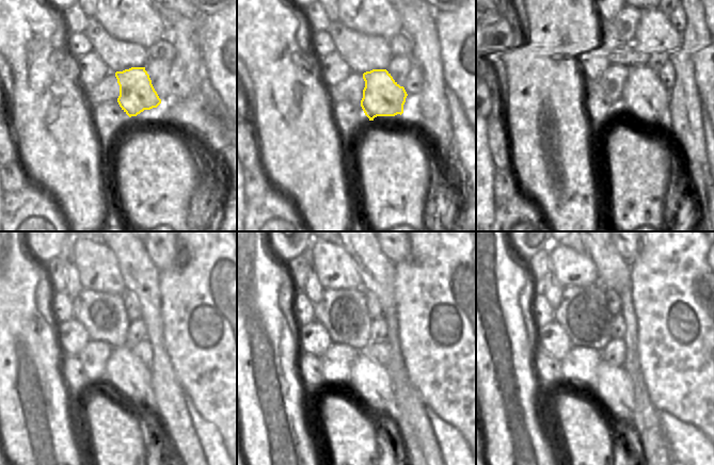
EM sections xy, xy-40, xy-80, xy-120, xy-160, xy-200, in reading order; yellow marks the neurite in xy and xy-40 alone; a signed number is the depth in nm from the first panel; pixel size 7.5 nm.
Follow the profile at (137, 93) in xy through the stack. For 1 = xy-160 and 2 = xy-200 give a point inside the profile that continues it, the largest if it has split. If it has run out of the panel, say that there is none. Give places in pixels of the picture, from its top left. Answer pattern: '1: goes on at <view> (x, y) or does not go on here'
1: goes on at xy-160 (370, 383)
2: goes on at xy-200 (614, 388)

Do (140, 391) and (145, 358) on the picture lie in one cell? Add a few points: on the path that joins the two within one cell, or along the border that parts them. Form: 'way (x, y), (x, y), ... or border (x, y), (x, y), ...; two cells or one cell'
border (130, 349), (142, 363), (148, 366); two cells

